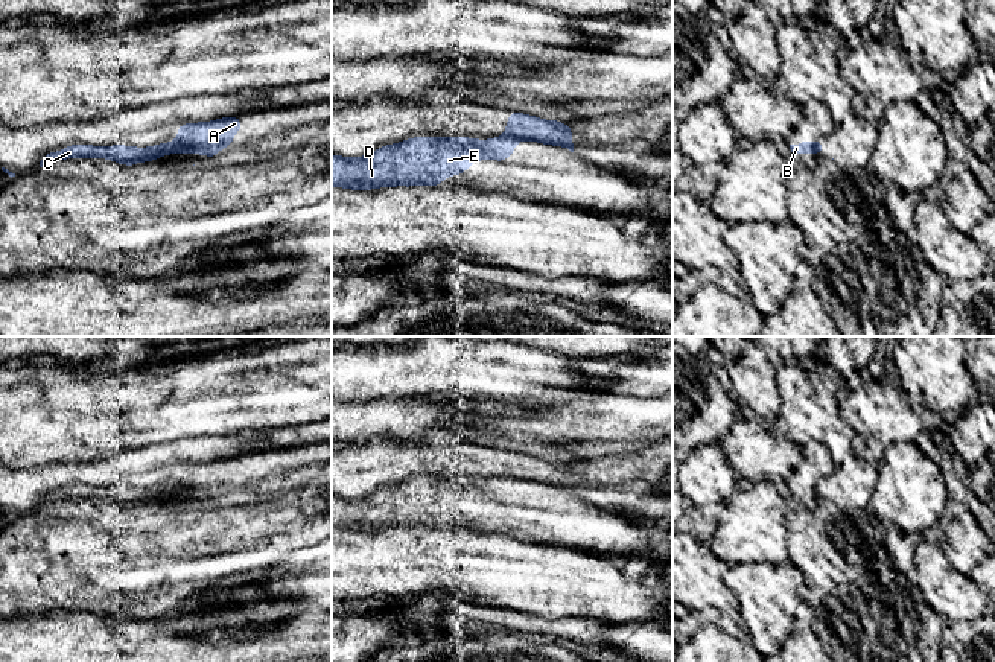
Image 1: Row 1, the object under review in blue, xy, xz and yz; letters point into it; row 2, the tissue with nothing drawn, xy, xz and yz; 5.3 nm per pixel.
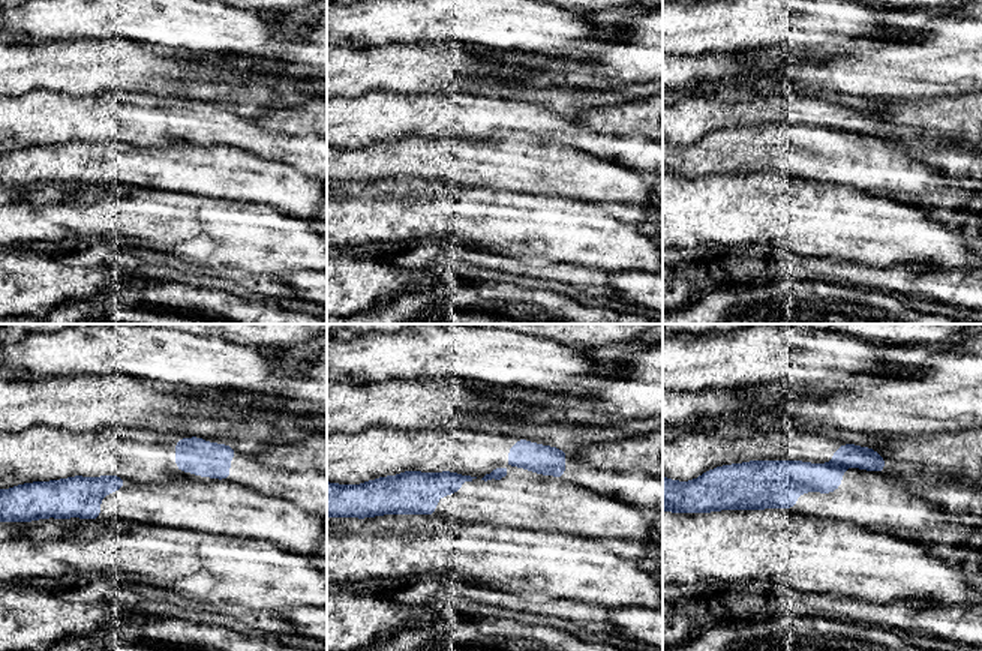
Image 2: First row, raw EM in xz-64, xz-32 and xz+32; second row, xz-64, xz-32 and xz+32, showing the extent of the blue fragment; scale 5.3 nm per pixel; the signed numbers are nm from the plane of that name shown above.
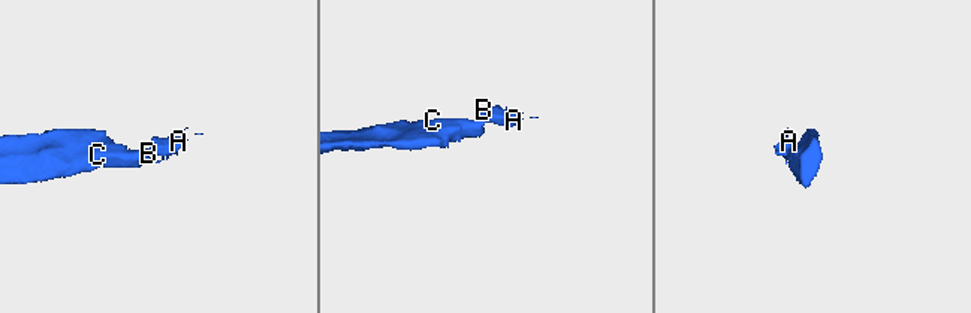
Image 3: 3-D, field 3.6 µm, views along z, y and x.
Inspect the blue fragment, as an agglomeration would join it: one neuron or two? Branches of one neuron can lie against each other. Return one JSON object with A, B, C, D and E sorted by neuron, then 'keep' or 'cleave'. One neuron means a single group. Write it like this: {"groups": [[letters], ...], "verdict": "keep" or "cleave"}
{"groups": [["A", "B"], ["C", "D", "E"]], "verdict": "cleave"}

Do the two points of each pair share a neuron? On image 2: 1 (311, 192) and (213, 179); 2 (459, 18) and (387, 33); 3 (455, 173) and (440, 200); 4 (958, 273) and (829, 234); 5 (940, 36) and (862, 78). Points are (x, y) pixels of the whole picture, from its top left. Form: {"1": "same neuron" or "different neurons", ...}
{"1": "same neuron", "2": "same neuron", "3": "different neurons", "4": "different neurons", "5": "same neuron"}

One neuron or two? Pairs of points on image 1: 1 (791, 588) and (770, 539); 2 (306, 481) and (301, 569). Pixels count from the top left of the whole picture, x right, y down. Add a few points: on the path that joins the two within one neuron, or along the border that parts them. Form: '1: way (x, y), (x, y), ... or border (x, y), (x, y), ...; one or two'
1: border (787, 559), (778, 565), (764, 562), (744, 563); two
2: border (312, 553), (303, 557), (282, 559), (268, 569); two

